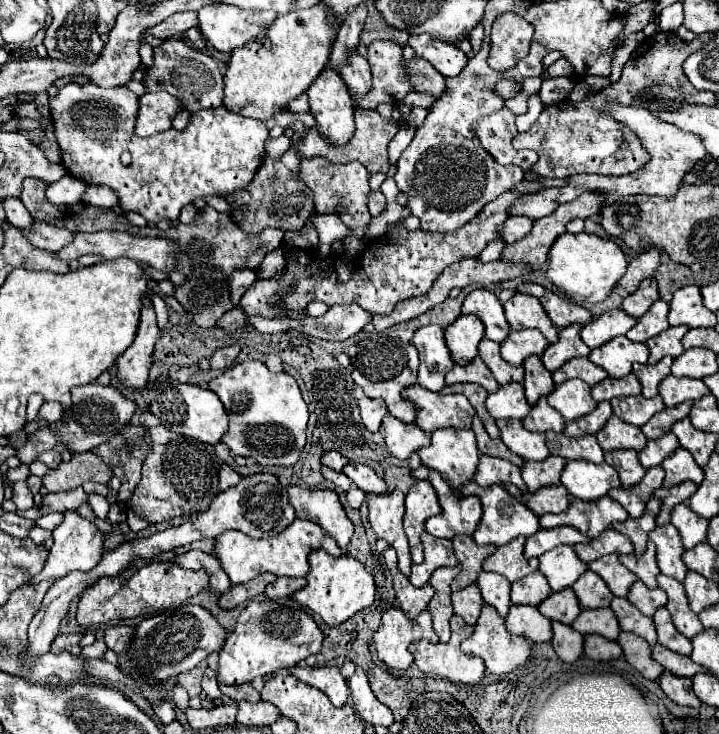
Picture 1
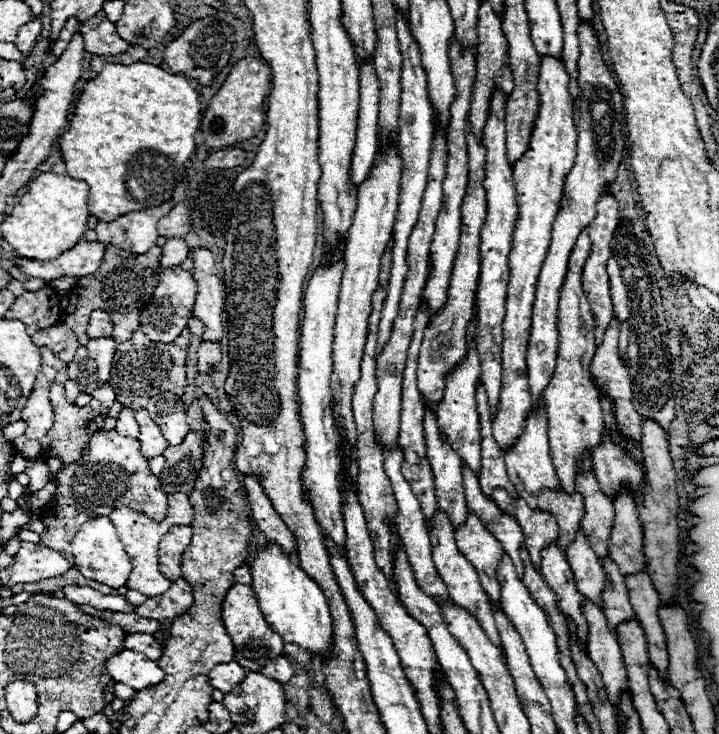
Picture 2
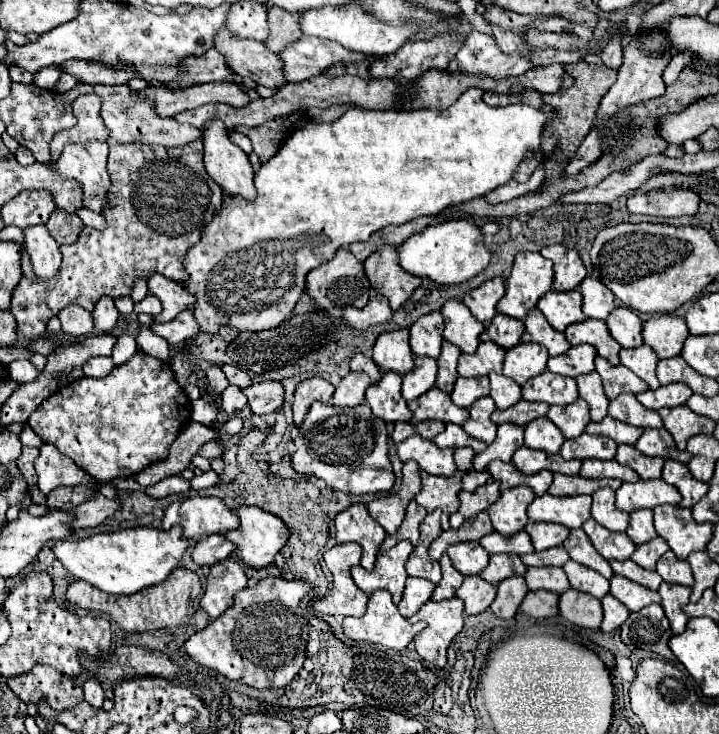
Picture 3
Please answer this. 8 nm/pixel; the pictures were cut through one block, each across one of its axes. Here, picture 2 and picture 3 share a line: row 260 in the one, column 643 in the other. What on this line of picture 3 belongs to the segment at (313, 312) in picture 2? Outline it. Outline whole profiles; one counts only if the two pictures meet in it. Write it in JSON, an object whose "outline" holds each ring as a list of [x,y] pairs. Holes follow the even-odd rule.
{"outline":[[[620,306],[606,318],[606,324],[610,328],[610,334],[622,344],[622,348],[636,348],[644,344],[642,320],[634,310]]]}

